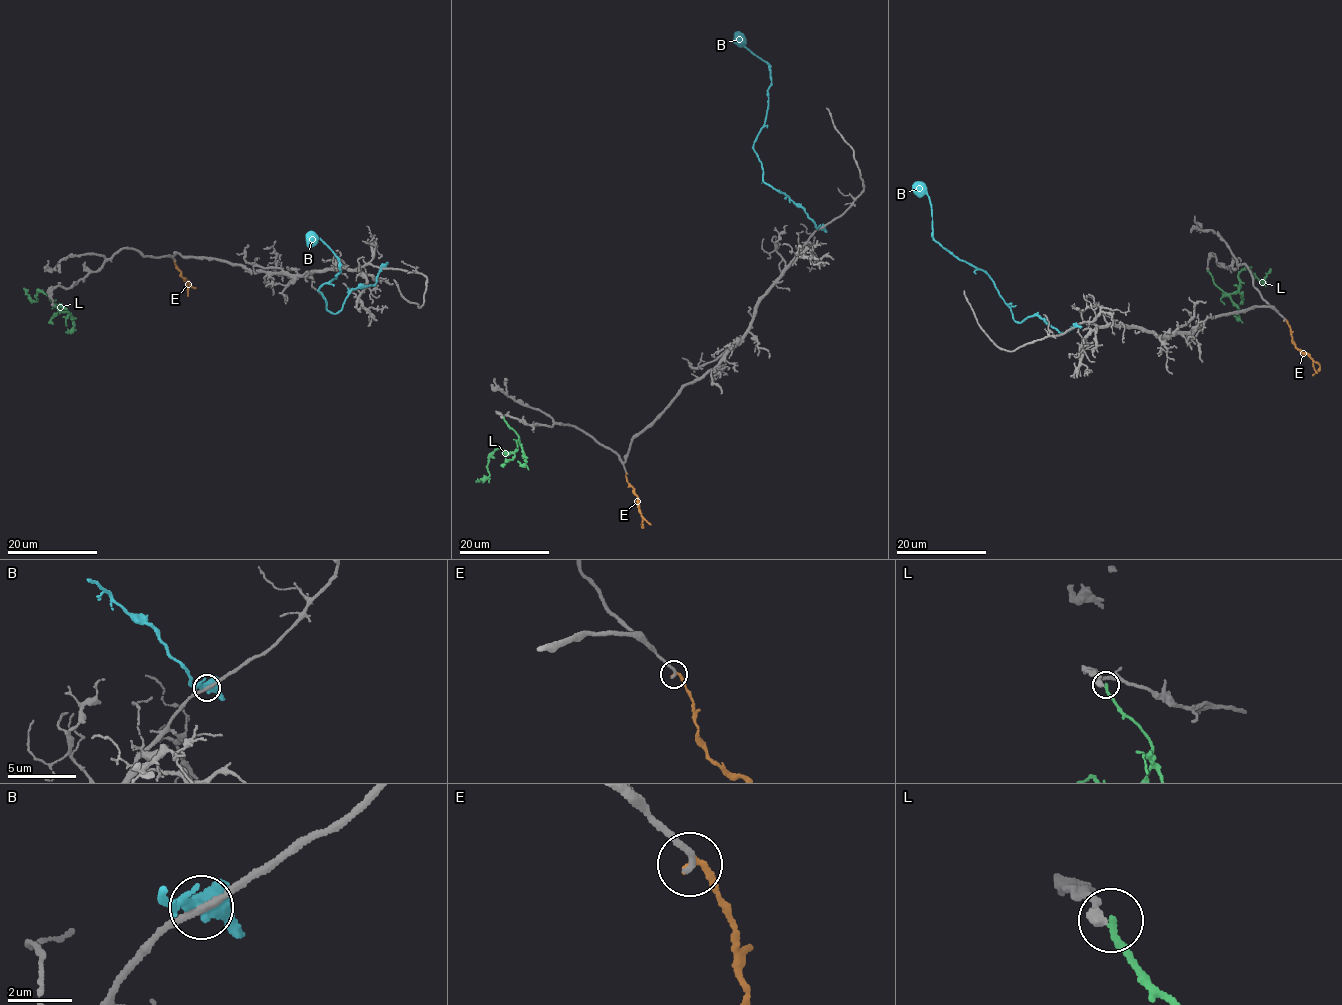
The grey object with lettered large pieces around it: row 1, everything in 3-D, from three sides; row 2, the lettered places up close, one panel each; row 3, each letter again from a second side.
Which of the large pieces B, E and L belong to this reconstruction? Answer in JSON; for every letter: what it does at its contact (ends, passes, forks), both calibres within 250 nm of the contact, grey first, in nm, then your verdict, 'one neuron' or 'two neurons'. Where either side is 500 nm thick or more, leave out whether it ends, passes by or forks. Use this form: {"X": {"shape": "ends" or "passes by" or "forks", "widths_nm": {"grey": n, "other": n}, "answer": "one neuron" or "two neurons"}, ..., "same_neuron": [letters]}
{"B": {"shape": "forks", "widths_nm": {"grey": 220, "other": 380}, "answer": "two neurons"}, "E": {"shape": "ends", "widths_nm": {"grey": 200, "other": 190}, "answer": "one neuron"}, "L": {"shape": "ends", "widths_nm": {"grey": 320, "other": 240}, "answer": "two neurons"}, "same_neuron": ["E"]}

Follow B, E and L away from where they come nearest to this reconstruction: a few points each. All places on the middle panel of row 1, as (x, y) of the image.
B: (821, 228), (788, 196), (764, 181), (753, 144), (765, 122), (770, 72), (768, 62), (751, 51), (735, 32)
E: (626, 473), (638, 498), (642, 527), (643, 524)
L: (504, 417), (518, 437), (518, 446), (505, 453), (496, 449), (489, 458), (488, 477), (476, 481)

